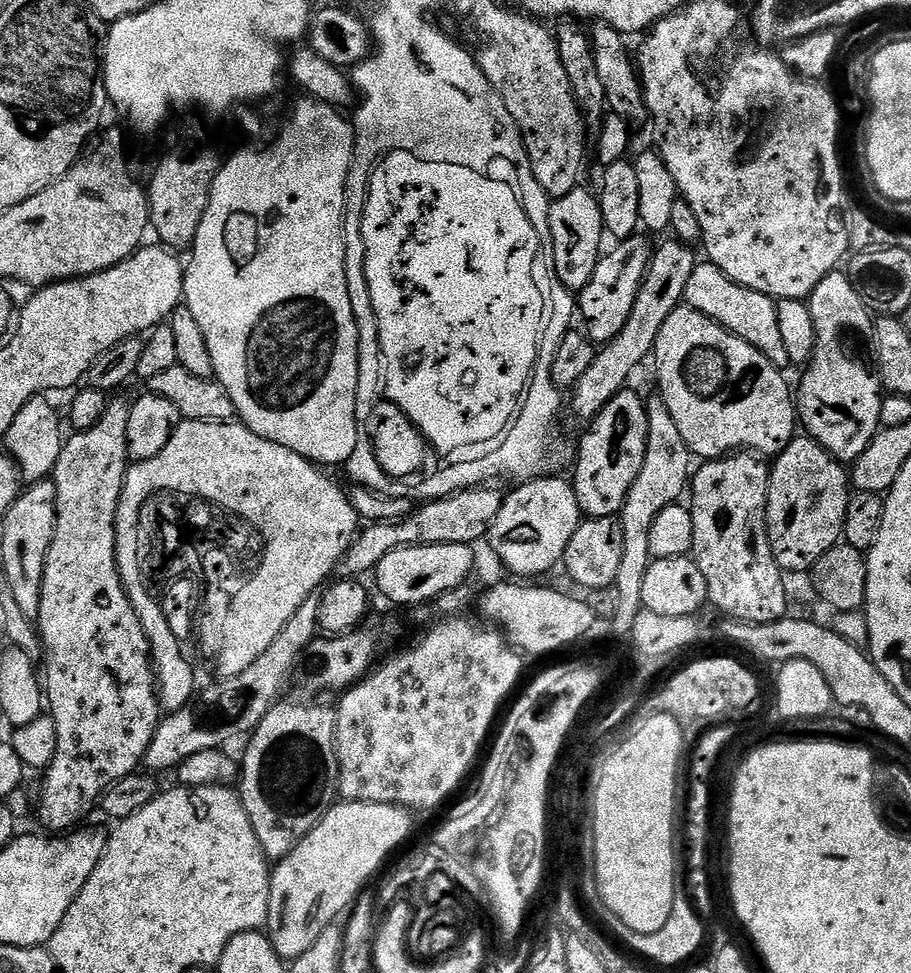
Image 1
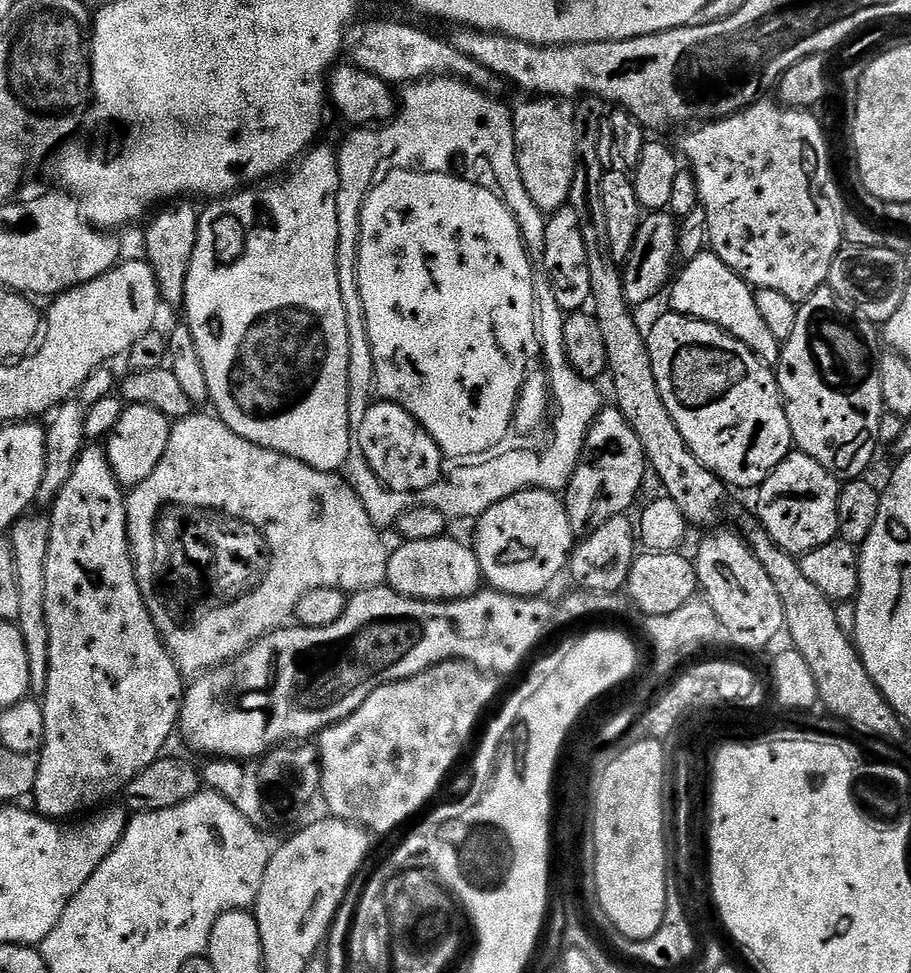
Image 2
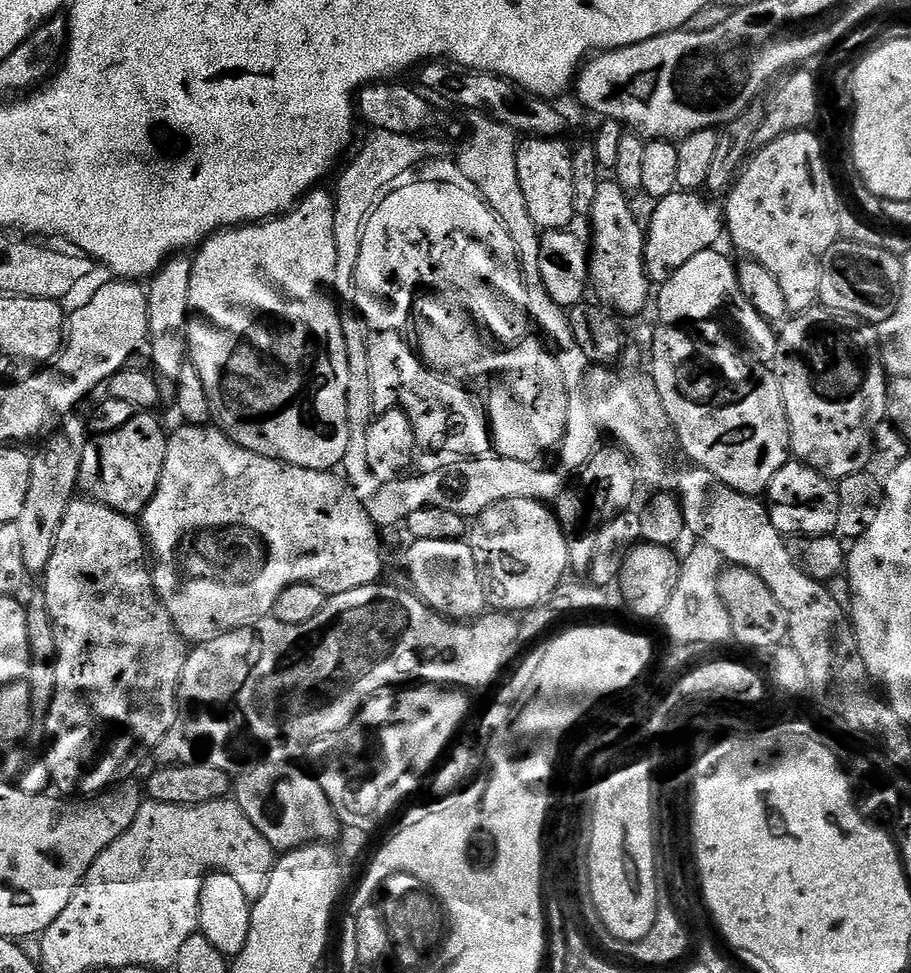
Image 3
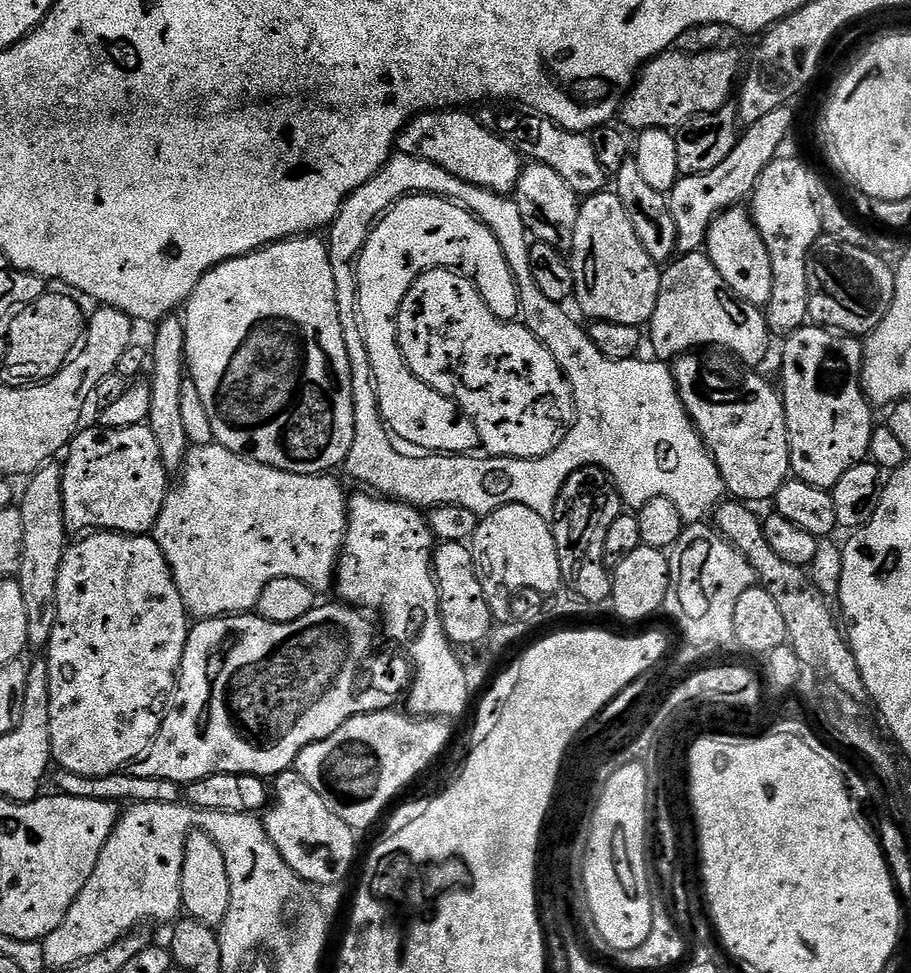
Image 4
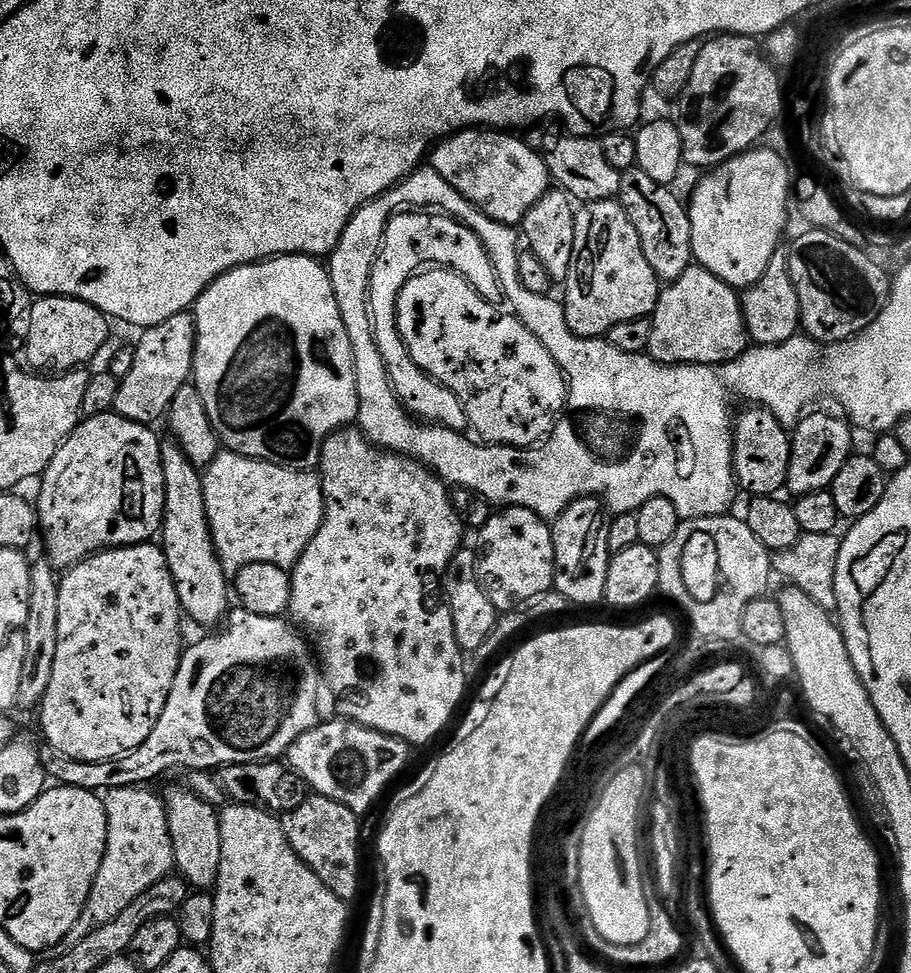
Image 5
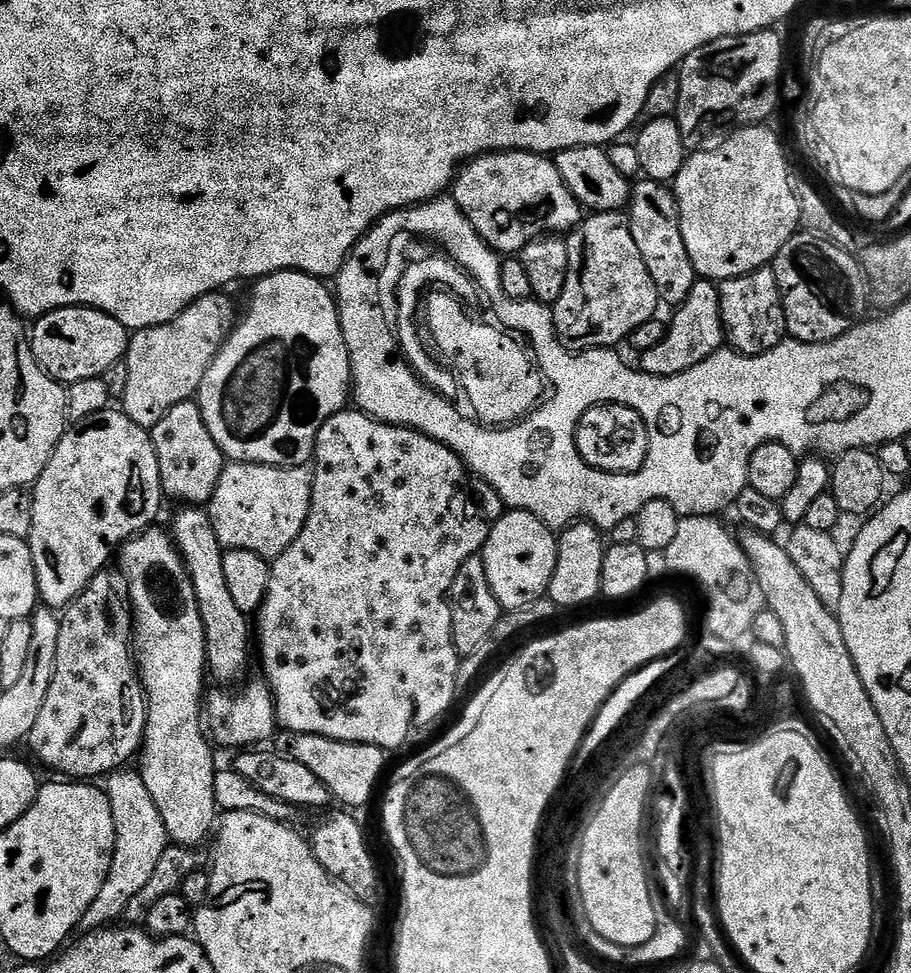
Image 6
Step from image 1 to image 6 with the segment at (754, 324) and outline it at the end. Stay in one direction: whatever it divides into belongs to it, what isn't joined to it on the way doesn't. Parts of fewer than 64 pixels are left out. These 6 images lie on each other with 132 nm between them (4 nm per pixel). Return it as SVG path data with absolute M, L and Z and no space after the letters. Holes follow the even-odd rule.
M697 279L694 290L690 290L688 301L675 309L672 320L667 321L668 333L654 350L639 353L638 367L651 376L673 376L682 374L710 358L710 354L725 347L726 337L720 314L720 290L713 281Z

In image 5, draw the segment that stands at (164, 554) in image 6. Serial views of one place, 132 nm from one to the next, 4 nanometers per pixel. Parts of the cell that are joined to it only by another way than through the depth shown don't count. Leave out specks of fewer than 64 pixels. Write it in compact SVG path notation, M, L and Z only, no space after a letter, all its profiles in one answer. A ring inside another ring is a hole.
M180 786L166 796L170 838L174 846L175 871L196 890L208 890L220 879L222 866L222 838L217 809L211 808L202 798Z

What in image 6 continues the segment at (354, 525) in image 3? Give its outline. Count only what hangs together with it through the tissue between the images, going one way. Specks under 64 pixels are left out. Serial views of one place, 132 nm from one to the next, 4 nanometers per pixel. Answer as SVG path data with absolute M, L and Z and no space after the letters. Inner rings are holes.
M225 463L222 478L206 505L220 547L250 550L269 562L281 556L302 534L312 501L311 467L275 468L265 464Z

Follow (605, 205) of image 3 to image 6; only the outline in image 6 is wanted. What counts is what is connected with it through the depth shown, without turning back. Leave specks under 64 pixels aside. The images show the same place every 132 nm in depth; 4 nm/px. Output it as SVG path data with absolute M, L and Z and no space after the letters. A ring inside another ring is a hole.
M592 212L585 215L567 237L570 254L570 270L566 274L566 286L562 286L562 298L551 305L556 339L563 342L573 352L585 352L588 348L611 348L623 345L642 322L657 315L656 308L661 307L654 278L642 262L642 254L634 243L634 234L630 234L627 215L619 212Z

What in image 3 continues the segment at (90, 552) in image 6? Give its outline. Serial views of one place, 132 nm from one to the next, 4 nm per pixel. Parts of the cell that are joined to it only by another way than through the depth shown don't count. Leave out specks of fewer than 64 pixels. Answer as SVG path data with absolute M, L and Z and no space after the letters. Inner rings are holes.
M137 414L126 426L104 436L93 435L82 454L79 491L97 504L104 504L125 516L135 517L156 493L162 478L162 466L166 462L169 433L152 417L152 414Z

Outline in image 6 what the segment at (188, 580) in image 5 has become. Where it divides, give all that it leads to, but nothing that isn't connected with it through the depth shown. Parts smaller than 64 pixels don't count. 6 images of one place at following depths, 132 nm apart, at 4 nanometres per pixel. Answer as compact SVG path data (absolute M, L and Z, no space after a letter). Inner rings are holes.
M184 506L172 520L170 535L176 549L184 560L186 570L194 586L194 598L198 602L198 614L202 614L206 658L210 674L221 680L221 685L232 686L245 679L244 671L248 668L248 640L250 644L250 620L230 594L226 574L222 571L222 558L225 549L220 547L218 534L210 522L207 511L200 506Z

